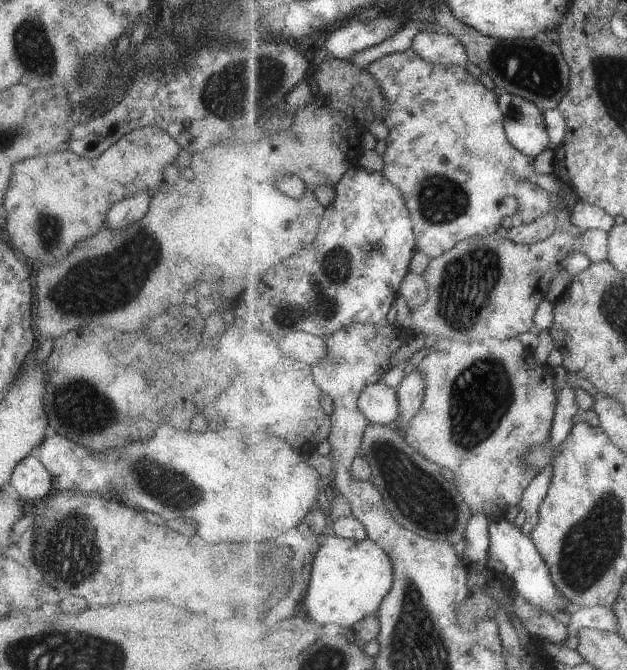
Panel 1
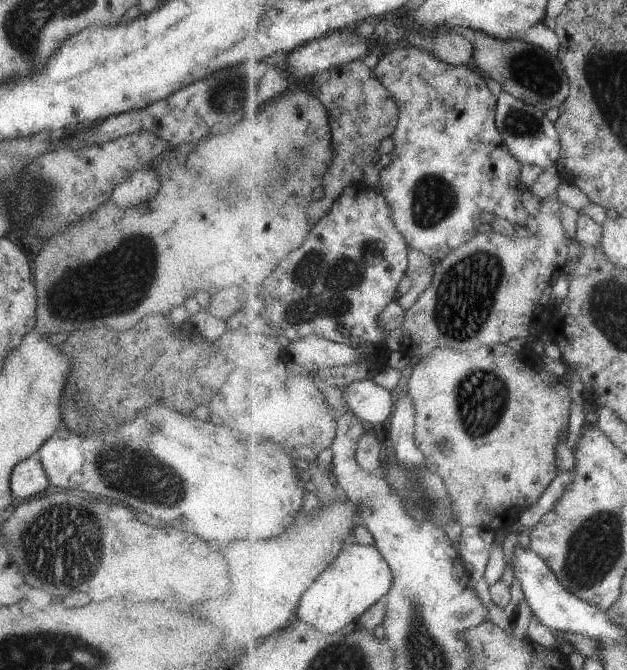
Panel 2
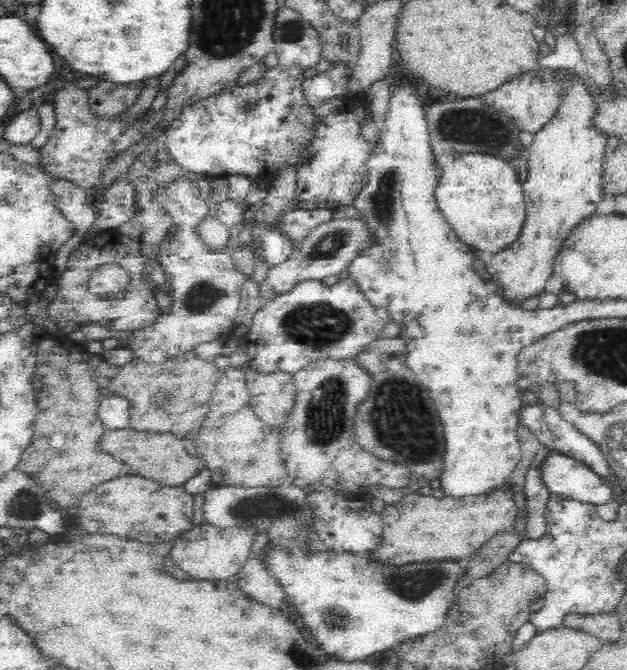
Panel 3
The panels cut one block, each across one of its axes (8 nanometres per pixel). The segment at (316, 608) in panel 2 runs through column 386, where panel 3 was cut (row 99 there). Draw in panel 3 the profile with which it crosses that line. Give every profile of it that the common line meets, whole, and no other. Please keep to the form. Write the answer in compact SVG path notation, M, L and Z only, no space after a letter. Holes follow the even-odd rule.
M556 69L552 71L553 78L568 88L562 88L557 102L557 109L533 135L530 146L526 147L525 156L528 159L528 176L521 184L525 198L525 219L519 237L511 242L504 250L496 251L490 261L485 264L490 276L490 282L496 283L502 290L503 298L513 305L517 305L538 296L544 292L547 281L554 273L554 264L563 242L570 236L573 228L596 213L598 202L603 199L602 176L604 172L604 157L606 142L609 136L596 127L598 103L594 101L591 88L584 83L584 79L572 69Z

